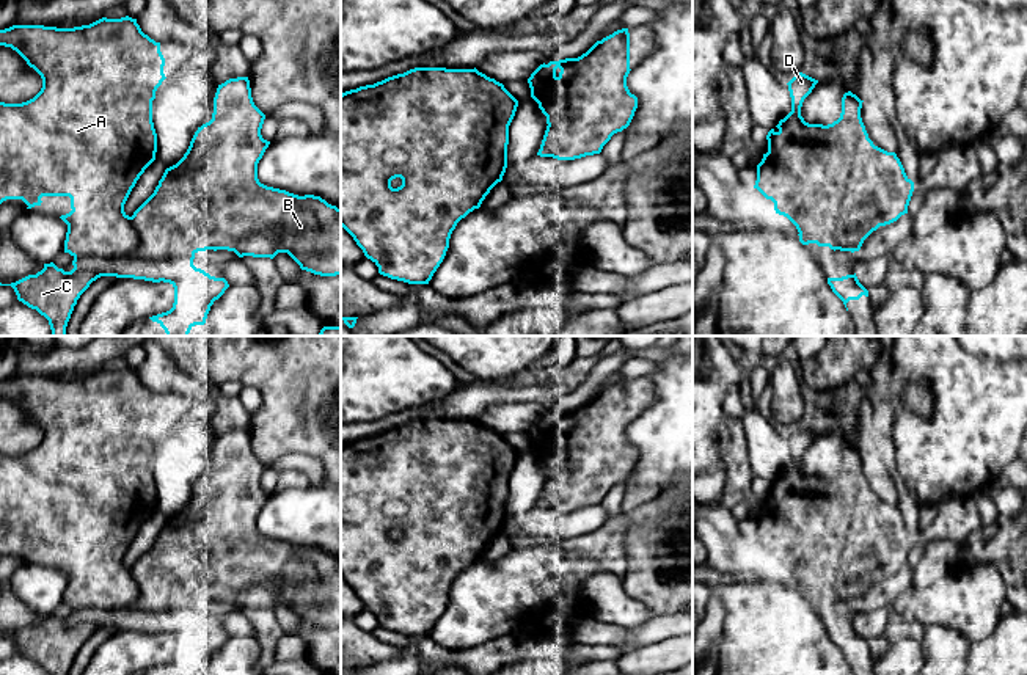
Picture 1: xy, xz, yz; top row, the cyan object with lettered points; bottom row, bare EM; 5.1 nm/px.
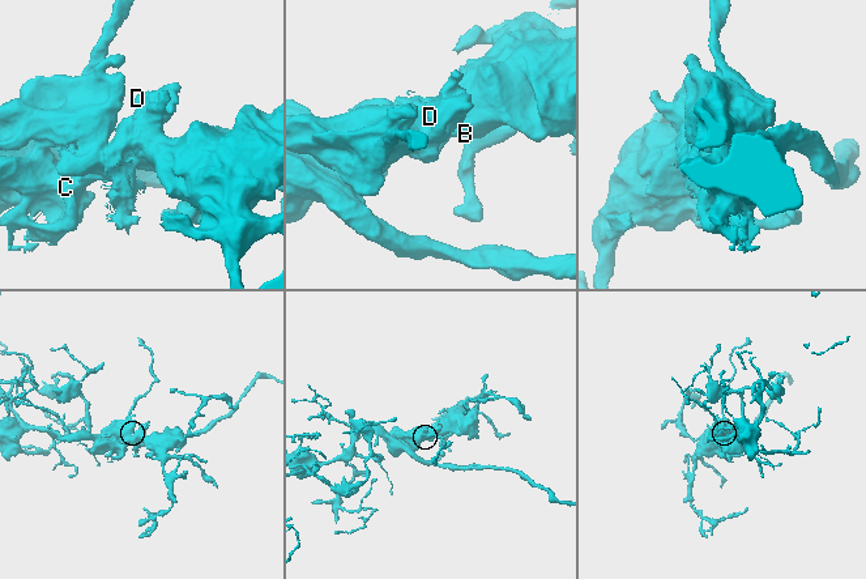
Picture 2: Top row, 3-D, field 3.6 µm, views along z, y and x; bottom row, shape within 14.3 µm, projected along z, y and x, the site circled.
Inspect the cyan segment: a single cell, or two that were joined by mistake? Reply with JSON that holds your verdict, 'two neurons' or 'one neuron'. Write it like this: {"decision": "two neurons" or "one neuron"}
{"decision": "one neuron"}

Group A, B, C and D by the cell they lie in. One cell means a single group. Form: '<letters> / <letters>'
A B C D

